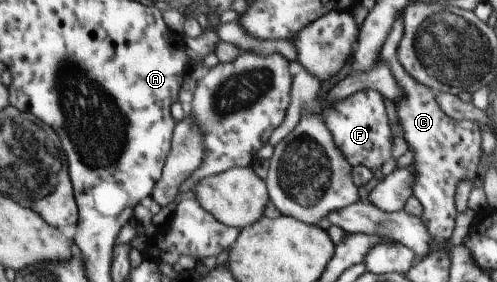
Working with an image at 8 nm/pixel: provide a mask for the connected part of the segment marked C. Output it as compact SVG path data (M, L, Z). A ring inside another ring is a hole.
M401 17L393 24L388 38L381 48L378 61L385 62L396 83L400 86L400 97L394 102L395 114L401 125L401 136L411 154L412 195L417 198L422 208L421 222L425 225L434 243L441 243L452 236L455 226L455 206L453 194L457 182L473 180L481 156L481 138L475 130L474 122L463 122L463 130L454 132L454 119L445 115L434 97L435 92L429 87L415 82L396 60L396 48L402 37Z

